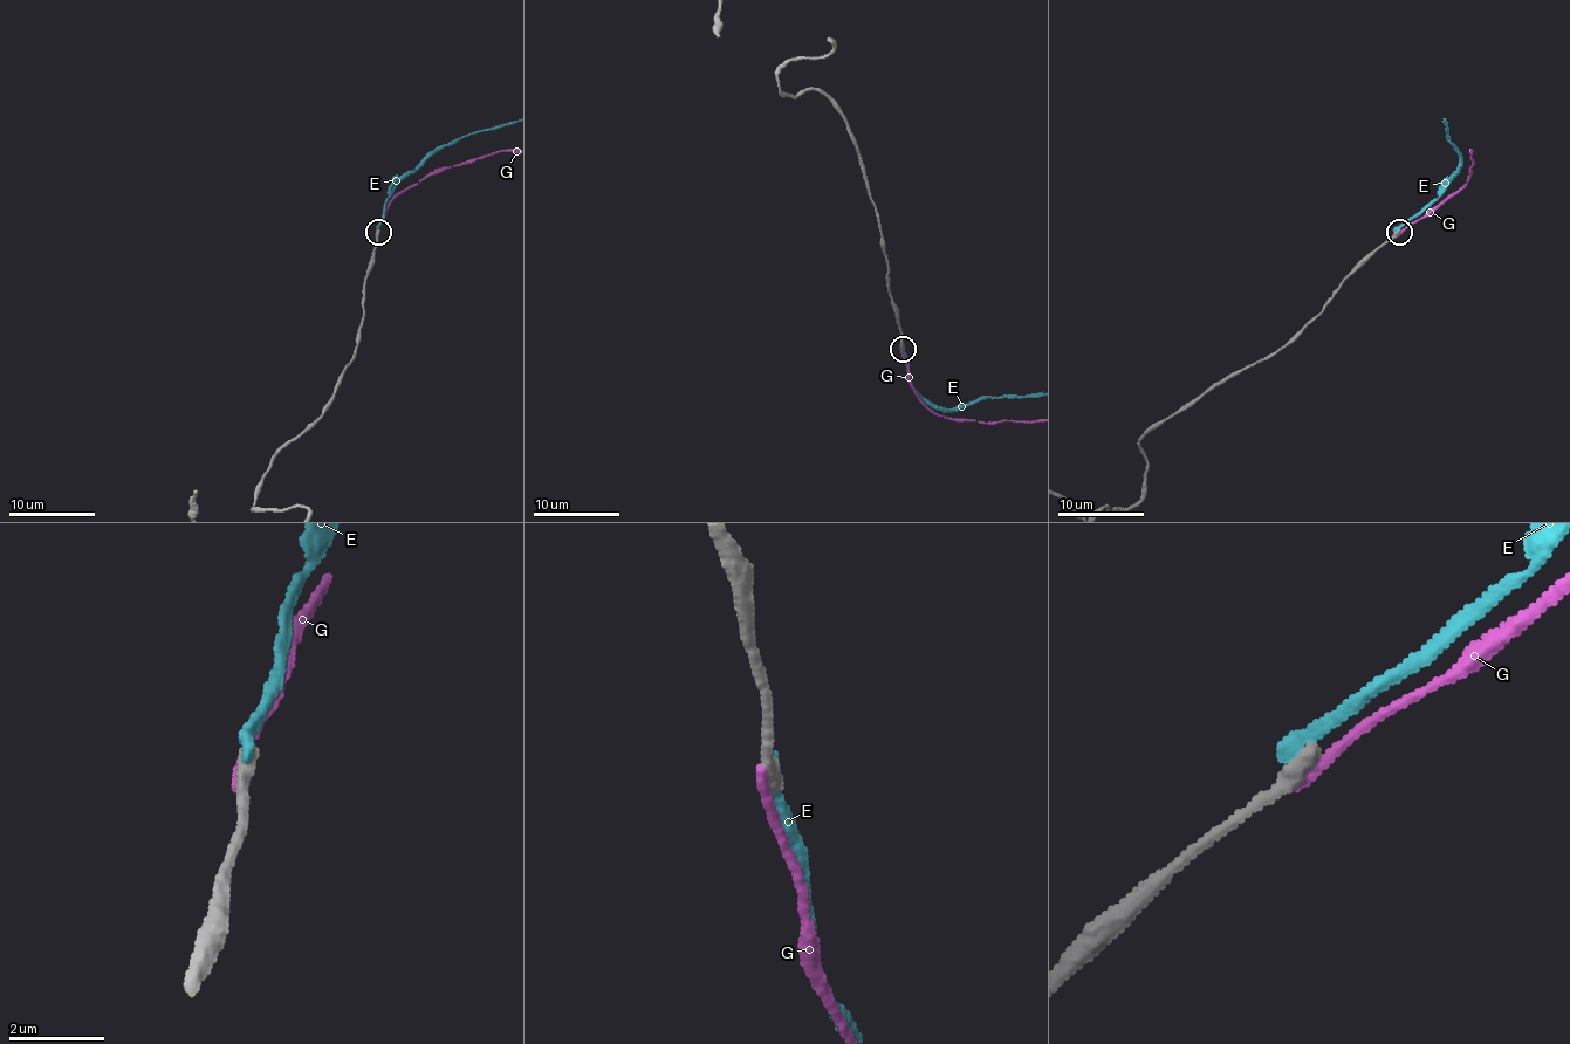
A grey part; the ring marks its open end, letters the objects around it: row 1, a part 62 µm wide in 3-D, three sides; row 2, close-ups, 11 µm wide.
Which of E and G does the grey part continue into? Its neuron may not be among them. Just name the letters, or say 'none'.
none

